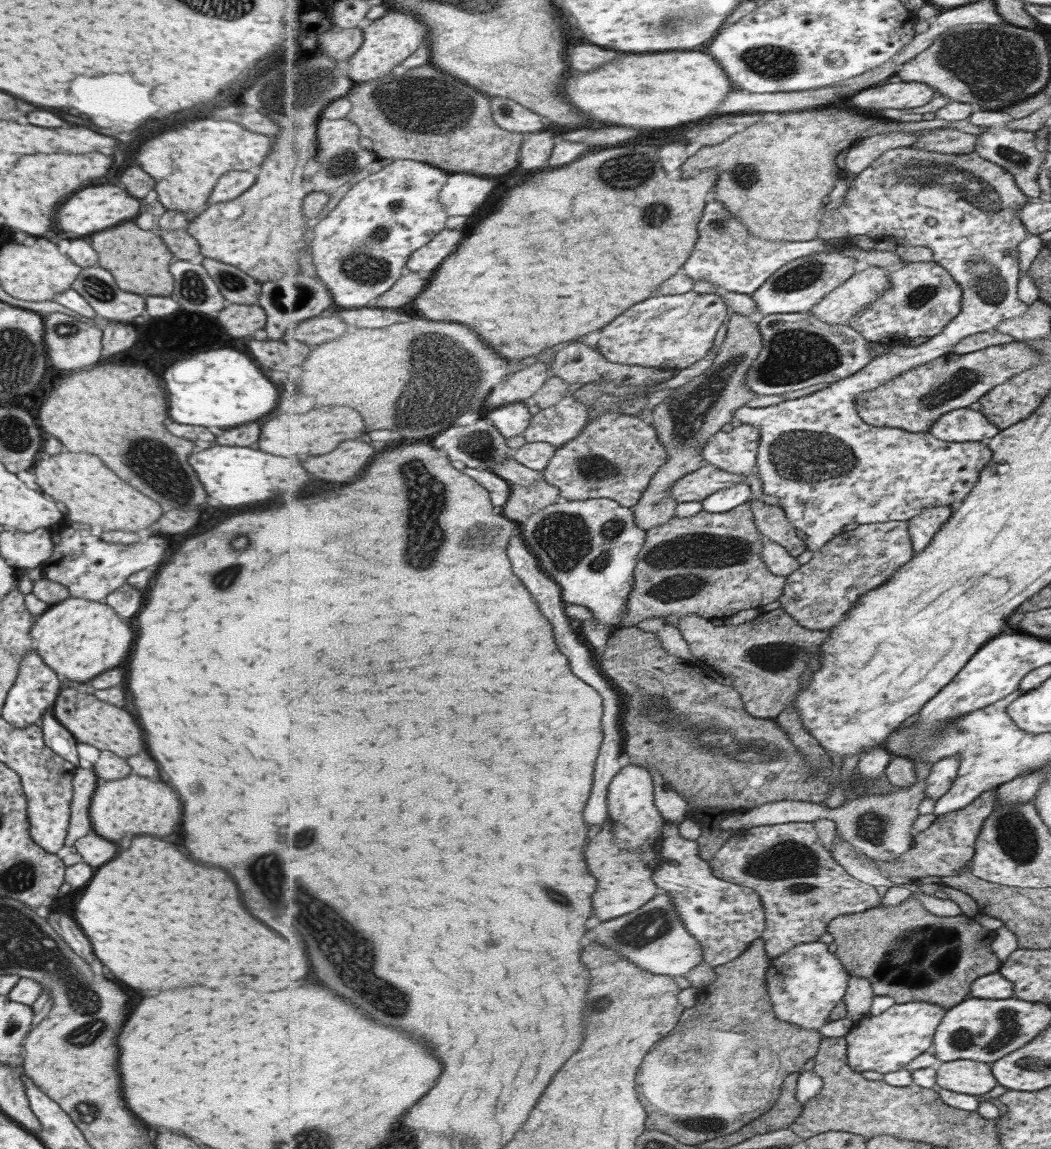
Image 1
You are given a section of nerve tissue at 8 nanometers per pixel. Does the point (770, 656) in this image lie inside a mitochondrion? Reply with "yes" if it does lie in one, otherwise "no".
yes

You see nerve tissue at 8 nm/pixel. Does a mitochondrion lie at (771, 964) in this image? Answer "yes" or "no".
no

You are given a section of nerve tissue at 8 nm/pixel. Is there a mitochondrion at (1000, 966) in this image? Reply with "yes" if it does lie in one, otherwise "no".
no

